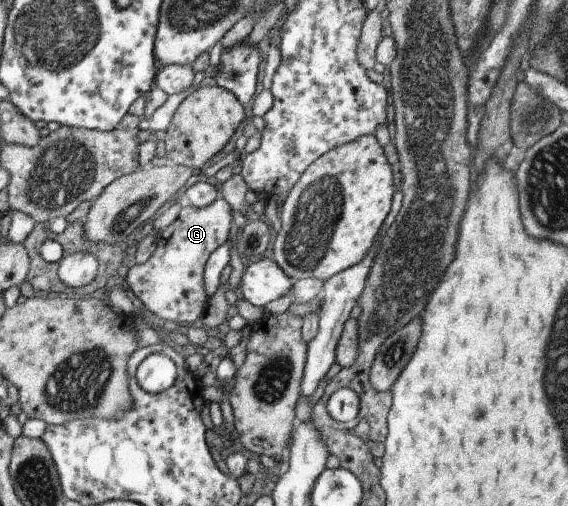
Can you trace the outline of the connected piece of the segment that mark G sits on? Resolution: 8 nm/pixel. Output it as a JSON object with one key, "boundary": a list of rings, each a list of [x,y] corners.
{"boundary":[[[220,195],[205,207],[197,207],[197,209],[184,203],[179,207],[177,217],[161,233],[156,233],[154,236],[155,249],[151,256],[144,263],[135,264],[127,269],[124,275],[127,289],[141,301],[141,305],[149,313],[178,323],[193,323],[203,315],[207,302],[203,282],[203,270],[207,257],[219,245],[225,243],[231,220],[231,207]]]}

